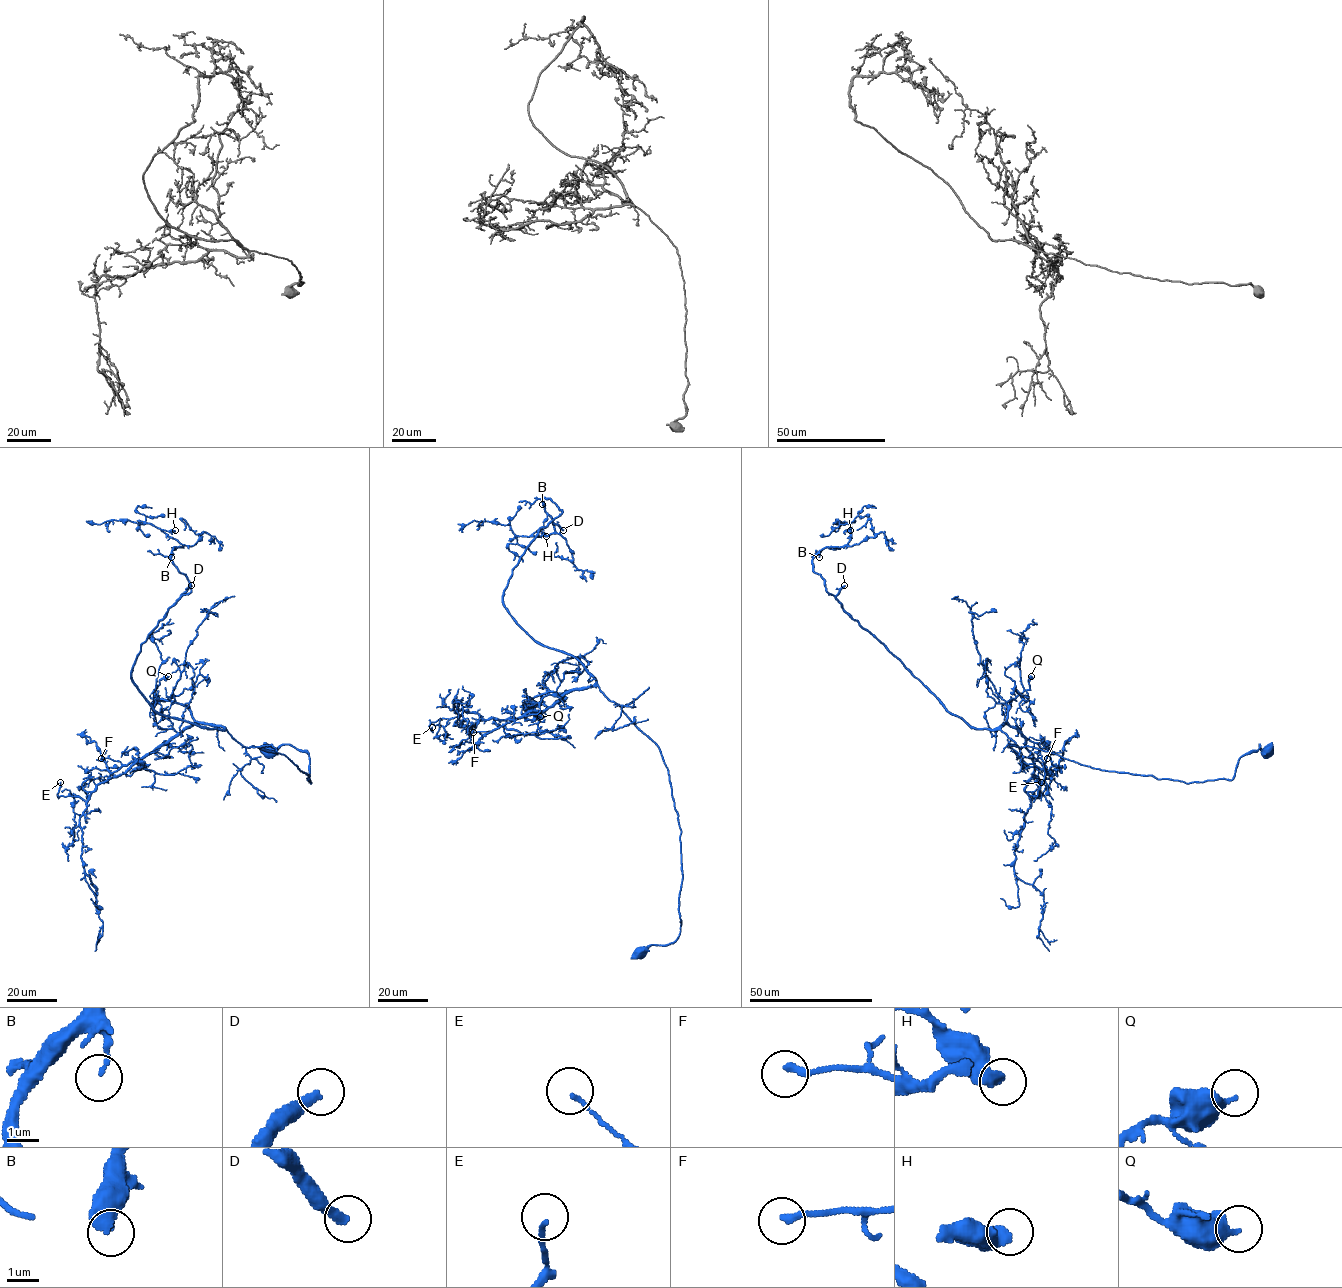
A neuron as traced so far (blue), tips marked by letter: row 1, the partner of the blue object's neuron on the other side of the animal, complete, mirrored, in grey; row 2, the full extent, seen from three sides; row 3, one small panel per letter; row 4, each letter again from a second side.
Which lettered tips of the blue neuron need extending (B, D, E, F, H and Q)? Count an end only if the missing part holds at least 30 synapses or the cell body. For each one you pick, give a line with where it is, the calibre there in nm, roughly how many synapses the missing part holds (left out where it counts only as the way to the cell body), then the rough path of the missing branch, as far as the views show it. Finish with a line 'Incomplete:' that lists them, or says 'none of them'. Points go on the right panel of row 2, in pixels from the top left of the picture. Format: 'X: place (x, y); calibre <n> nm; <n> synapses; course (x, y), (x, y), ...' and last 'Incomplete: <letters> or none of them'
D: place (844, 585); calibre 340 nm; 350 synapses; course (844, 585), (858, 580), (881, 561), (911, 600), (944, 621), (962, 613), (973, 599)
Incomplete: D

